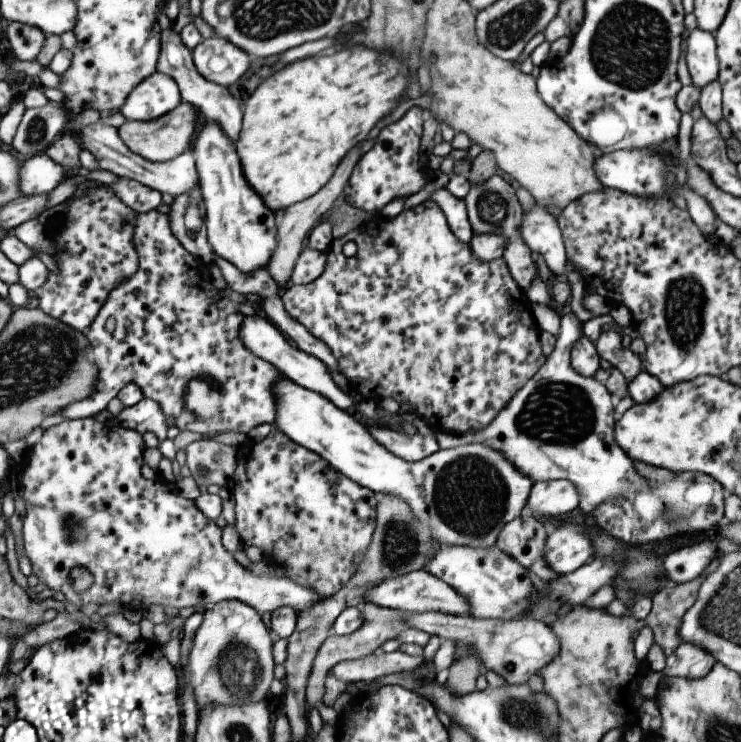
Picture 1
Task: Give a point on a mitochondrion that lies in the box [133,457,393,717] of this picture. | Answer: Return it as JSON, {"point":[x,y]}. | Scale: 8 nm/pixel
{"point":[240,668]}

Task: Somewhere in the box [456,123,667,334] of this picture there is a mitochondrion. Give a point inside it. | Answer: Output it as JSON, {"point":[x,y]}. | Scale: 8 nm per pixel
{"point":[493,212]}

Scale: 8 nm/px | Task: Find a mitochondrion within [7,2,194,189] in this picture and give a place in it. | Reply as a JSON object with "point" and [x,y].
{"point":[38,131]}

